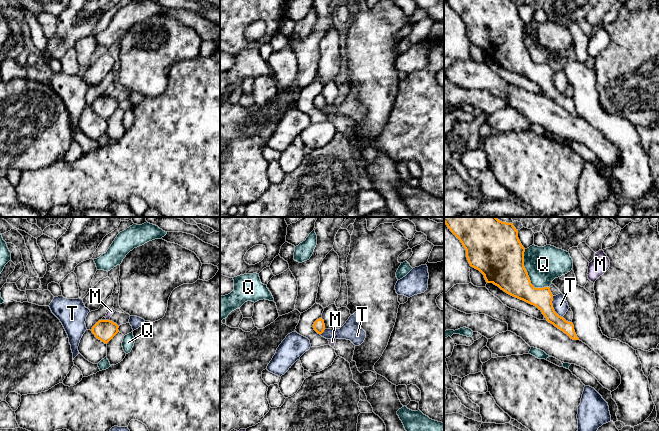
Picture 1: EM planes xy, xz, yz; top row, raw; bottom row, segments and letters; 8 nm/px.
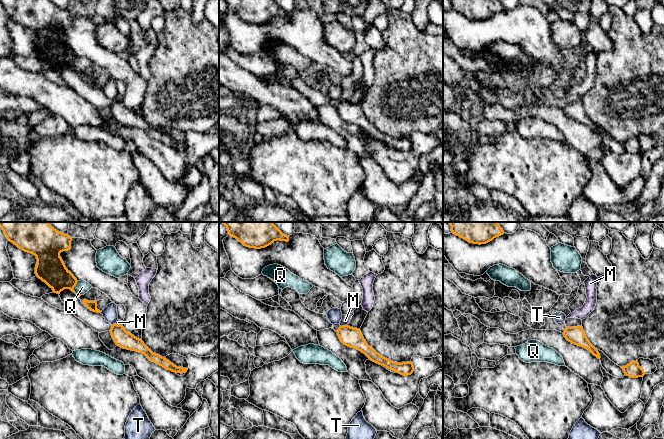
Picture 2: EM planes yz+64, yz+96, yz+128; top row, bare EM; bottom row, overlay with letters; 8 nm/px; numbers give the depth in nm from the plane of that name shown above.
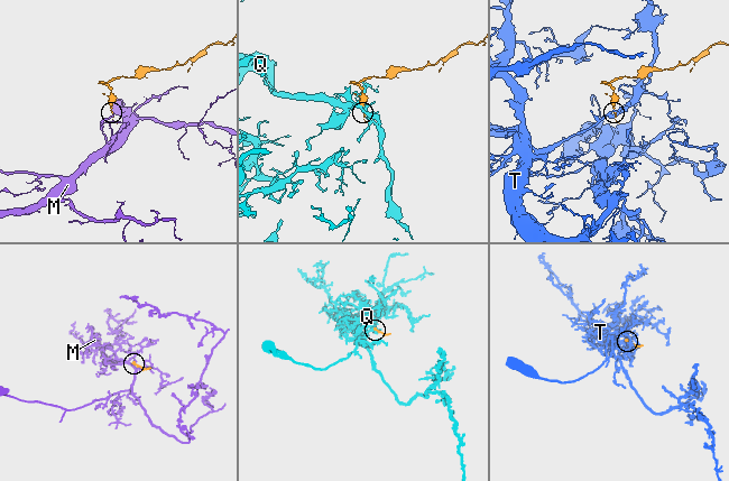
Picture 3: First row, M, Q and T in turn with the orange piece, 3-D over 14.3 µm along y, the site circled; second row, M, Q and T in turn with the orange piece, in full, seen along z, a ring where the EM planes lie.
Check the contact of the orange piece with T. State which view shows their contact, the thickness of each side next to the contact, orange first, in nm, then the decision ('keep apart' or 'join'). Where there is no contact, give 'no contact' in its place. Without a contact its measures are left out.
contact in yz; calibres 170 and 120 nm; keep apart

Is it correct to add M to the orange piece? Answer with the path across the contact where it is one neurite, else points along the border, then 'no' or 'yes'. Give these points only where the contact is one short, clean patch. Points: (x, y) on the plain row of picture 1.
along xy (106, 95), (109, 96) | no

